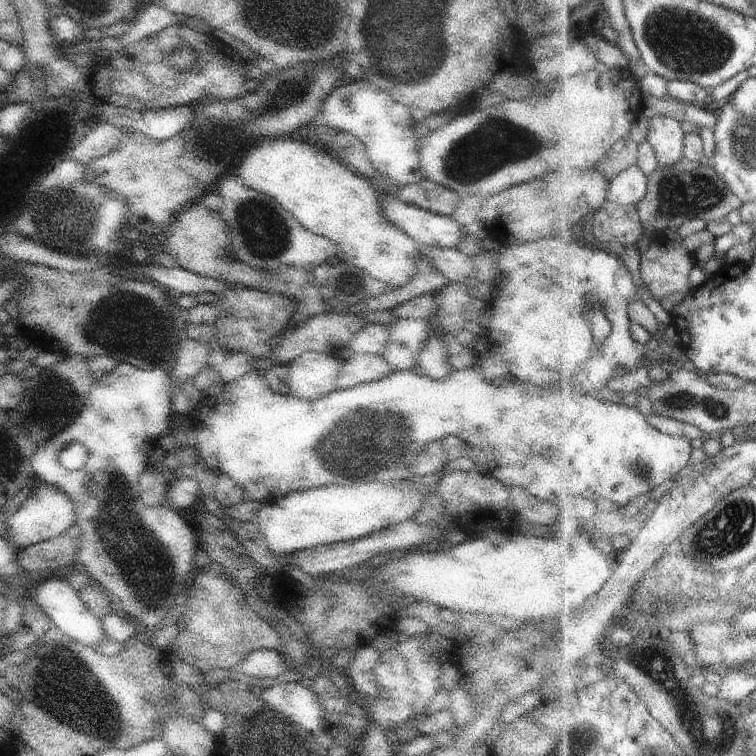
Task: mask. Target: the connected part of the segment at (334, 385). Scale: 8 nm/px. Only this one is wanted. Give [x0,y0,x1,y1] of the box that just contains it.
[287,351,343,400]

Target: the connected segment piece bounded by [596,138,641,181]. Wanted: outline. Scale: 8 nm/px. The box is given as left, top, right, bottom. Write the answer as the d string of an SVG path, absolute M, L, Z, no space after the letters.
M622 138L614 144L614 148L600 160L596 168L604 172L613 181L624 170L628 170L639 161L641 144L630 138Z

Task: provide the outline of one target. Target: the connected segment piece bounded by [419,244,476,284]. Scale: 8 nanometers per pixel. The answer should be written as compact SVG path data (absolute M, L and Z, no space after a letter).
M420 245L420 254L424 254L432 264L452 283L462 284L466 278L475 278L474 260L462 254L461 250L442 248L442 246Z

